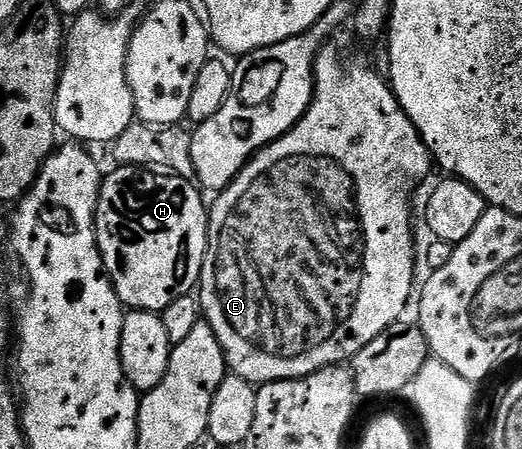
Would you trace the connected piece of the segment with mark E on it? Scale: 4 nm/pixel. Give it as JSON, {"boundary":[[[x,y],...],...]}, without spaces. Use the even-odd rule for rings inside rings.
{"boundary":[[[333,44],[323,45],[318,53],[318,58],[314,61],[314,100],[310,102],[310,110],[283,137],[276,139],[270,145],[264,146],[259,153],[255,153],[250,158],[250,162],[238,172],[234,182],[215,196],[218,198],[215,199],[214,205],[212,201],[208,209],[210,236],[206,239],[206,254],[202,264],[202,280],[200,282],[200,300],[204,320],[210,324],[212,331],[216,331],[216,339],[220,339],[220,347],[224,351],[233,376],[243,377],[244,380],[257,383],[259,386],[266,385],[270,381],[292,381],[295,377],[306,377],[309,373],[315,373],[317,369],[325,369],[327,365],[342,365],[349,362],[360,350],[368,347],[368,343],[372,343],[372,339],[376,339],[376,335],[380,335],[388,327],[397,325],[403,320],[402,312],[405,311],[406,304],[409,301],[411,304],[412,294],[416,289],[416,281],[414,285],[414,217],[410,214],[410,196],[413,195],[414,188],[429,175],[430,165],[432,169],[430,152],[425,143],[422,142],[422,137],[416,131],[416,127],[410,122],[408,115],[402,110],[397,99],[394,98],[394,91],[390,88],[387,78],[383,74],[381,77],[376,70],[369,69],[362,61],[353,61],[350,57],[342,57],[341,51]]]}

